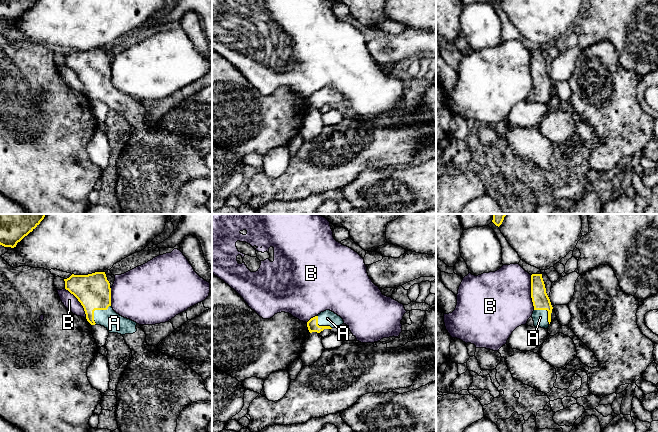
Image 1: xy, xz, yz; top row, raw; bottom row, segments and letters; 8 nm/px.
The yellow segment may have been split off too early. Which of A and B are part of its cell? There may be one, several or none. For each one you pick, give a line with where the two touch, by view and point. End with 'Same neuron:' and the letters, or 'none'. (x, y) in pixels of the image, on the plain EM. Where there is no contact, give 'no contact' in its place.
A: xy (96, 85)
Same neuron: A

